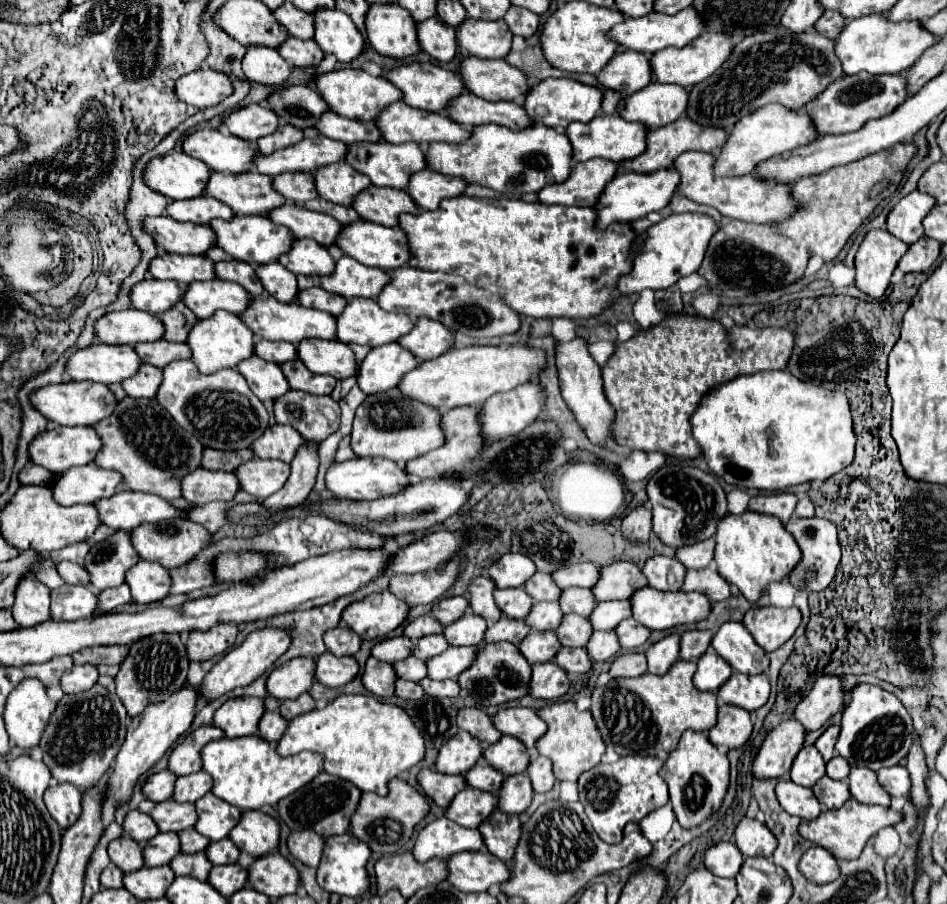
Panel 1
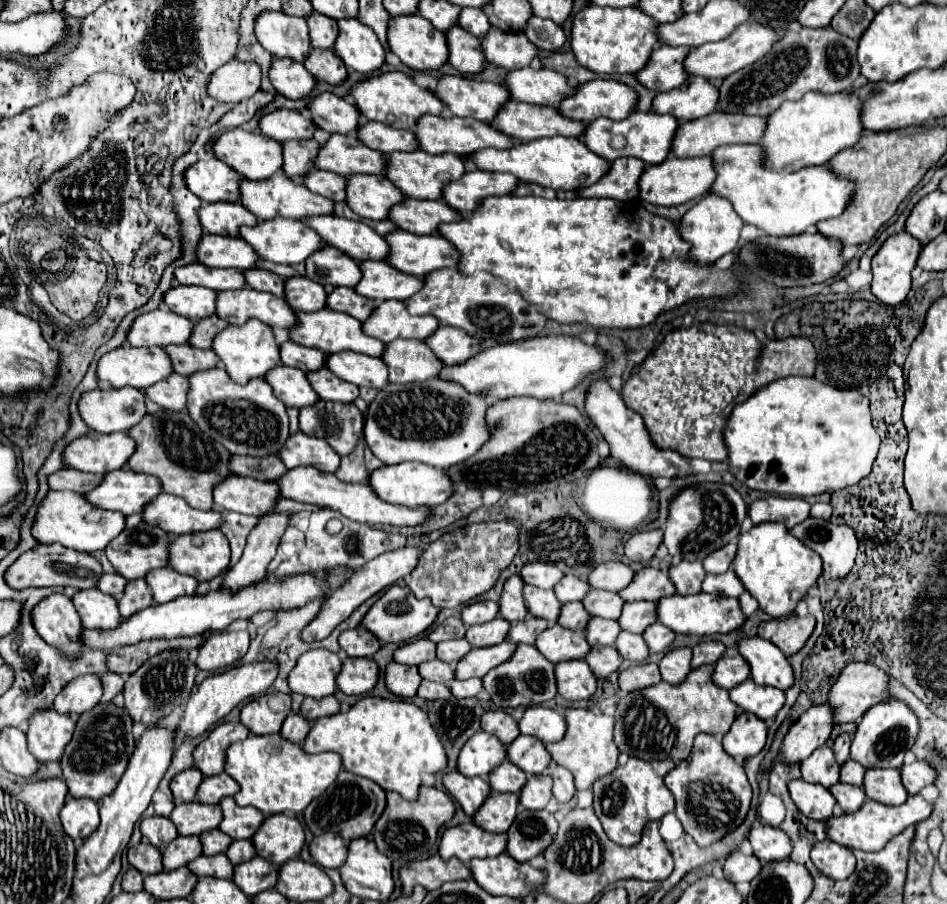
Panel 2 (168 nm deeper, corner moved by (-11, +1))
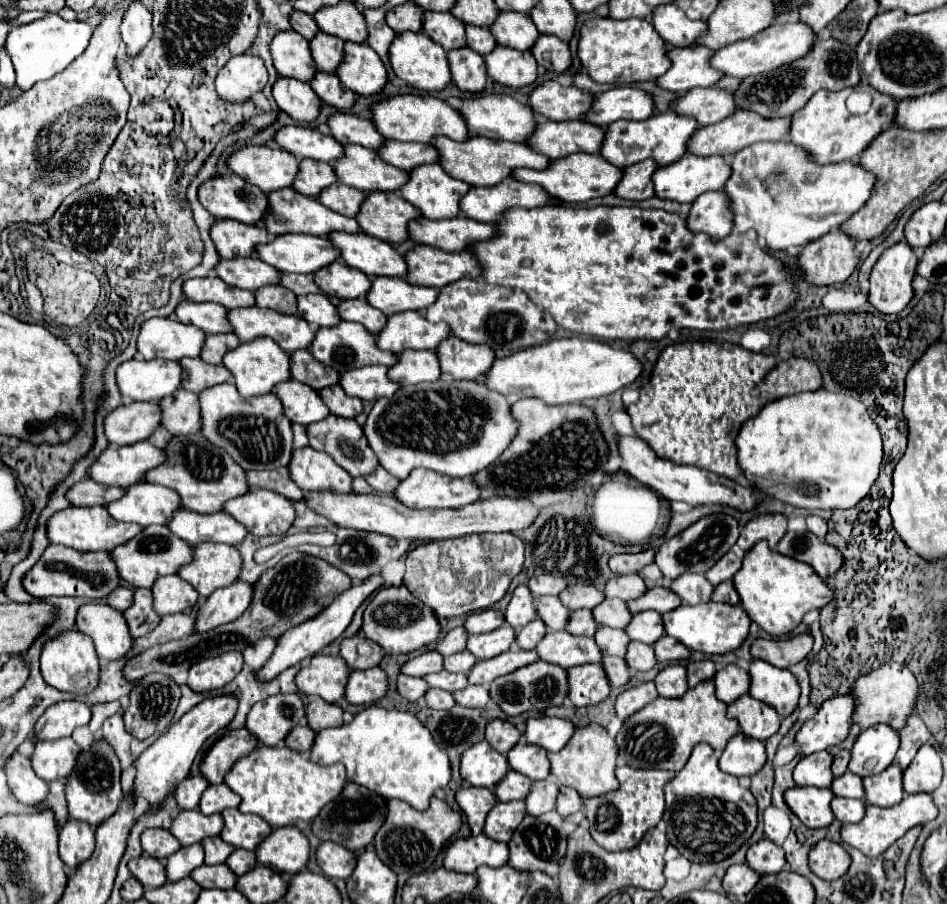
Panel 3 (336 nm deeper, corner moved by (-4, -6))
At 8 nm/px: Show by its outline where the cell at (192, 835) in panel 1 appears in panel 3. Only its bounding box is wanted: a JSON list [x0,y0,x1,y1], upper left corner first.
[201,836,235,864]

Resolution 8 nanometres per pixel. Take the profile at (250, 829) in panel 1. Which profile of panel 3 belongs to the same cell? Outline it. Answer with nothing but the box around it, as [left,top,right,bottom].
[255,826,309,876]

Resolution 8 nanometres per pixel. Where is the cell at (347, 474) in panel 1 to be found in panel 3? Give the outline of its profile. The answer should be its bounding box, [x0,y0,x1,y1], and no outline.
[393,468,479,508]

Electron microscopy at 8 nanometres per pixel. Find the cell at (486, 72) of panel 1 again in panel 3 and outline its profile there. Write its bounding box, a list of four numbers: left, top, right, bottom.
[529,80,591,120]

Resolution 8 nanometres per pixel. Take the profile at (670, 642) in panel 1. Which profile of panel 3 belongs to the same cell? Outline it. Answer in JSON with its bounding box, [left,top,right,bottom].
[655,664,687,698]

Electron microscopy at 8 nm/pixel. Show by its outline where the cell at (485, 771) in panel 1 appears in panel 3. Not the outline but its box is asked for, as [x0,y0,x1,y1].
[493,770,531,802]

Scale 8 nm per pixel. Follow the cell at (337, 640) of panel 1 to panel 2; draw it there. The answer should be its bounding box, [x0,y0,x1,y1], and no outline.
[340,625,380,657]

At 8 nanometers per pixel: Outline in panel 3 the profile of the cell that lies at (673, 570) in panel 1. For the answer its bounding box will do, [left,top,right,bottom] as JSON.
[671,574,713,604]

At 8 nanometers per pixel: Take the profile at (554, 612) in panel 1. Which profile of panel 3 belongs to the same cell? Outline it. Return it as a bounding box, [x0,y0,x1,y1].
[565,610,597,636]

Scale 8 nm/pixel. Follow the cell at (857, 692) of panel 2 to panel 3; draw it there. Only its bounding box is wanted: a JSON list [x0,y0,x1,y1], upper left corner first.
[849,662,917,730]

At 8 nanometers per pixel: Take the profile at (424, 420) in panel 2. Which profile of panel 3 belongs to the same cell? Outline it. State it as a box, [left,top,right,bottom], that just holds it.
[363,380,517,480]

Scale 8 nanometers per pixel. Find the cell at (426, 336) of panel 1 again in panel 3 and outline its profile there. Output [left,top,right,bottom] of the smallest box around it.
[437,338,493,380]

